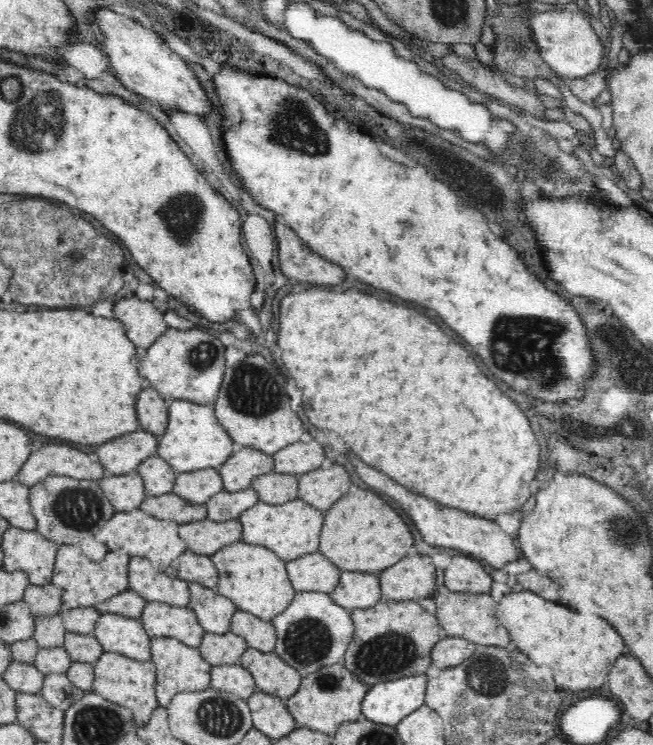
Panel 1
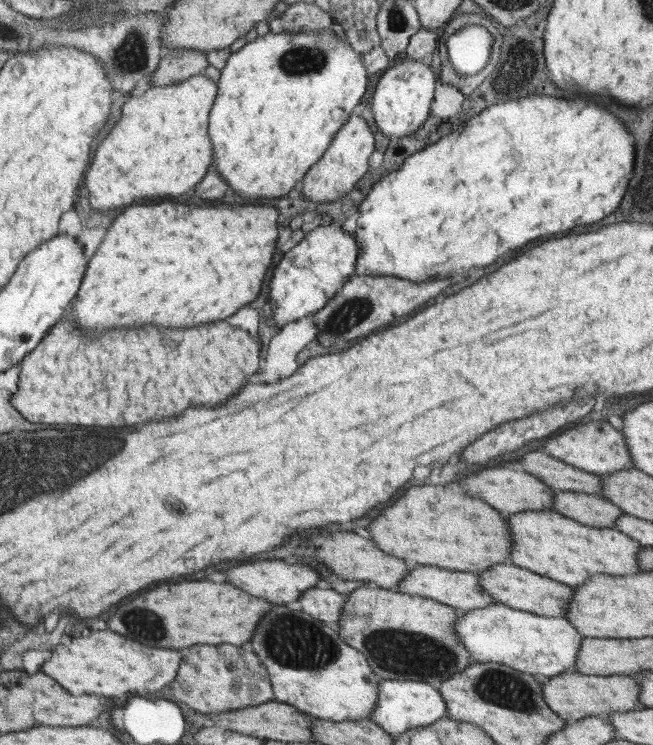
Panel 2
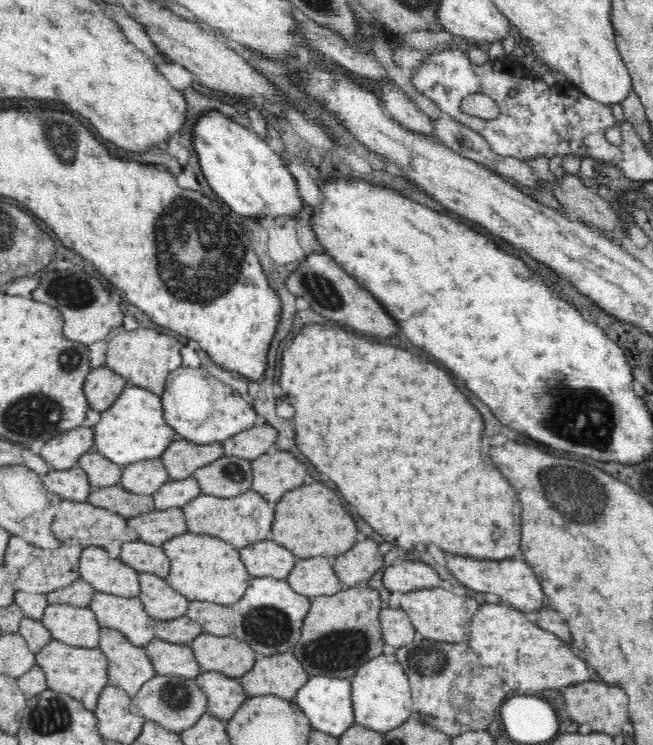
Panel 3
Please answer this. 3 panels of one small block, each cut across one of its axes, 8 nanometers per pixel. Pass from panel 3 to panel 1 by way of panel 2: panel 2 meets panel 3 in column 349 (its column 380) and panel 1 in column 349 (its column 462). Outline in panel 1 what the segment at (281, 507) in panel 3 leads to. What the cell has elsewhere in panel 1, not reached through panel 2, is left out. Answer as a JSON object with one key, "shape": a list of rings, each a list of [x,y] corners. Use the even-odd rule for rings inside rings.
{"shape":[[[355,485],[324,512],[318,550],[341,571],[379,574],[400,562],[408,554],[408,548],[412,544],[414,536],[408,524],[398,516],[398,512],[374,492],[356,488]]]}

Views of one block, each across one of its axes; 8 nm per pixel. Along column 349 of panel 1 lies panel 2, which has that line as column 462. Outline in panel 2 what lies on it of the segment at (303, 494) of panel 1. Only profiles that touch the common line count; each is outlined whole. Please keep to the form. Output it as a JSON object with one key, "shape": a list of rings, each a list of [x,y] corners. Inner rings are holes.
{"shape":[[[502,466],[484,468],[479,472],[462,477],[459,484],[470,496],[478,496],[484,502],[488,502],[487,504],[490,507],[494,507],[504,518],[515,513],[551,510],[553,508],[553,489],[550,486],[546,486],[542,480],[538,480],[536,476],[516,468]]]}

